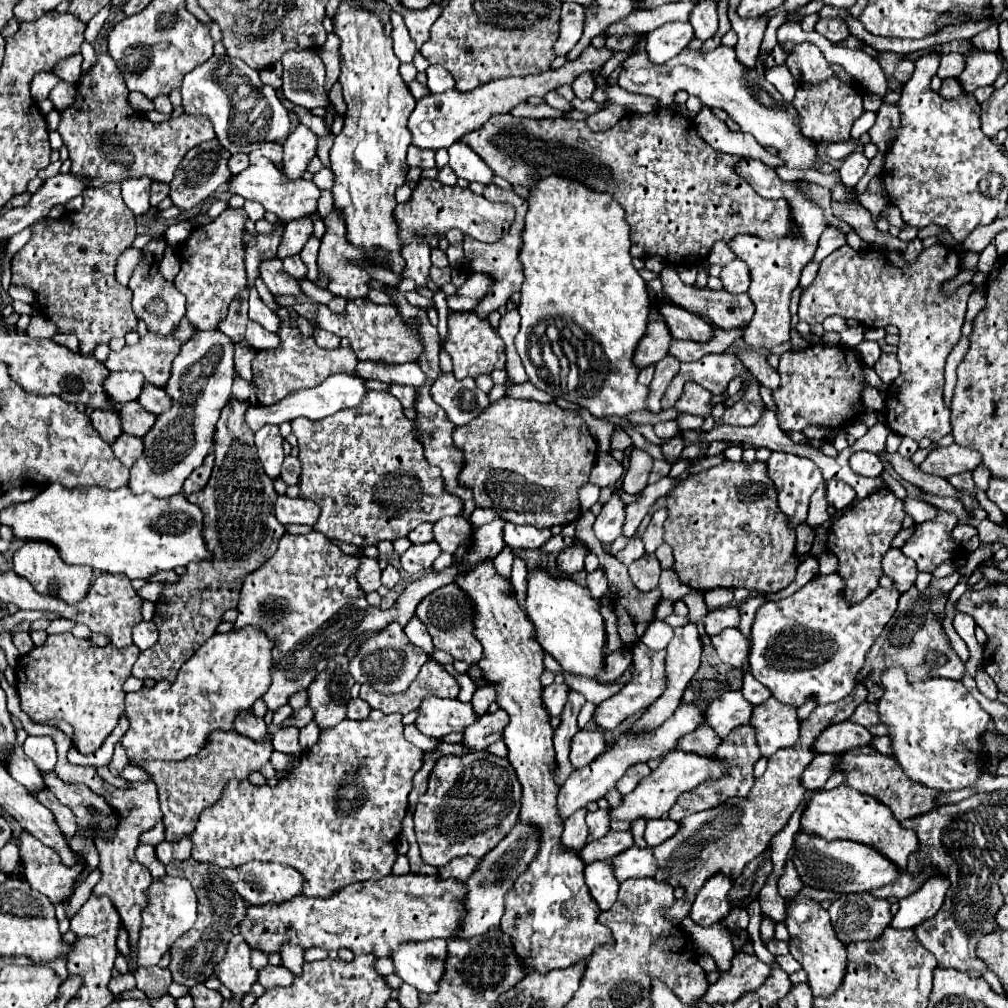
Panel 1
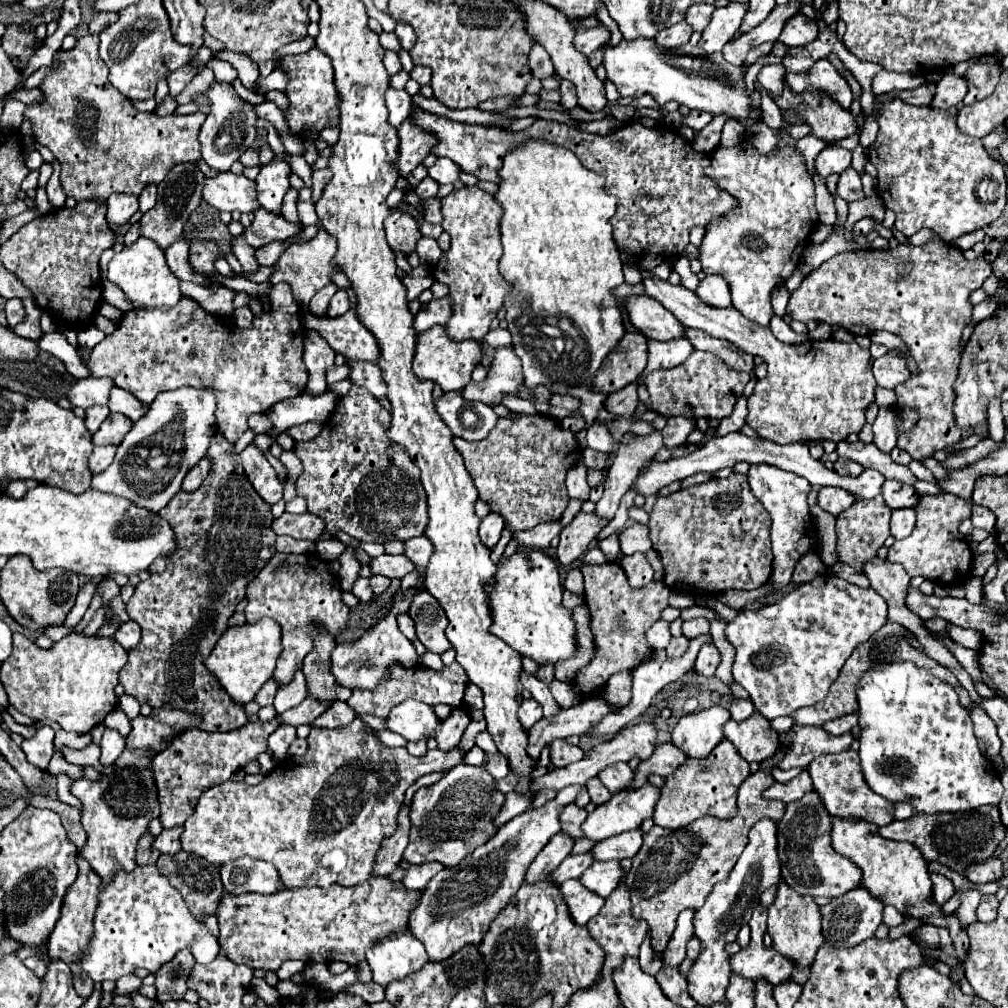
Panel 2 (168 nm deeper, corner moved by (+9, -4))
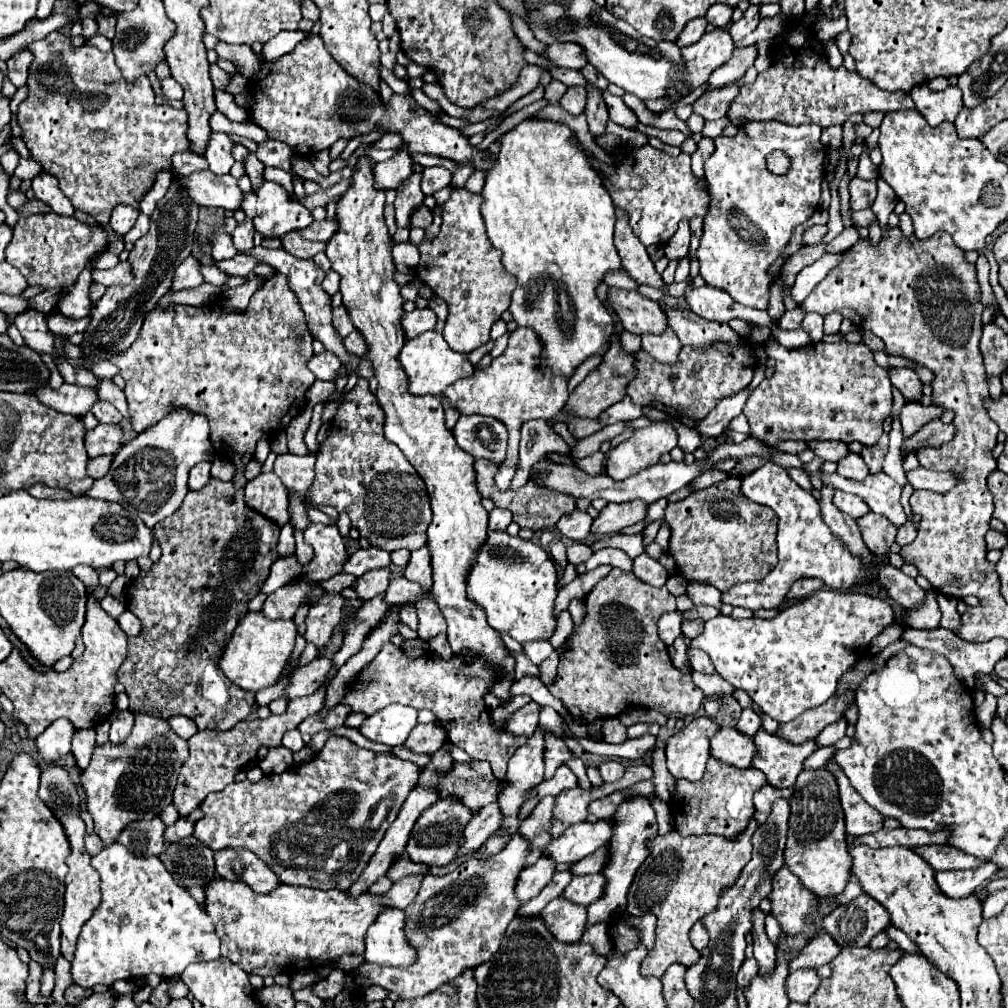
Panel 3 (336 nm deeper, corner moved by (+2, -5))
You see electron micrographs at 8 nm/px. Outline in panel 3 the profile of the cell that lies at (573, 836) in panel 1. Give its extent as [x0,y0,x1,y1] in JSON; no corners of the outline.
[516,856,556,902]

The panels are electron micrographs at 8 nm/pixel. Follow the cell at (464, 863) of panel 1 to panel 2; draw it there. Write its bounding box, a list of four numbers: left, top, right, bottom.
[401,859,441,891]

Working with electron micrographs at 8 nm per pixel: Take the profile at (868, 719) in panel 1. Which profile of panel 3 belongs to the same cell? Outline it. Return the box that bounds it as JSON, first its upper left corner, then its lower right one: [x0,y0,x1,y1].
[816,718,848,746]

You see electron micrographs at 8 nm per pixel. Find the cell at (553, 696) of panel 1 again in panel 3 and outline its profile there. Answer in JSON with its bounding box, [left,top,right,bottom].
[504,702,542,736]

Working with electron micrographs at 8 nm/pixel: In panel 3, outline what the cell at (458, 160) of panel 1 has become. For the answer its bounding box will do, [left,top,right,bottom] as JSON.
[422,166,452,194]

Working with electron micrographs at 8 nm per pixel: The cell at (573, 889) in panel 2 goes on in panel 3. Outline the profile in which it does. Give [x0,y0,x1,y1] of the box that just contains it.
[544,896,588,942]

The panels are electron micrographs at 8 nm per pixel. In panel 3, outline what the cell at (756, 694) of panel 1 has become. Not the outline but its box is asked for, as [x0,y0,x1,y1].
[736,708,762,736]

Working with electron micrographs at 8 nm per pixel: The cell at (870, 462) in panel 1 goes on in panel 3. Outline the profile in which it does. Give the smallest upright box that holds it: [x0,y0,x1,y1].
[836,454,870,480]

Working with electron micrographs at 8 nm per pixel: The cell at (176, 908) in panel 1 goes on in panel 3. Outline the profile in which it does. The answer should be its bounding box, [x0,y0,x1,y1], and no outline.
[70,842,220,988]

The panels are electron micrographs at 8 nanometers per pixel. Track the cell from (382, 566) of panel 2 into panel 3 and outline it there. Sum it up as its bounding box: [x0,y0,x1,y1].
[354,568,390,600]

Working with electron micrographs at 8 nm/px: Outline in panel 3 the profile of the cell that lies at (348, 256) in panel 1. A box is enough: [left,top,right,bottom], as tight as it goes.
[332,304,354,338]

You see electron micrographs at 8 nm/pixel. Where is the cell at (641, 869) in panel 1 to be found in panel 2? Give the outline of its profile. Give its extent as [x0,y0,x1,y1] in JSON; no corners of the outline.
[581,861,625,897]

